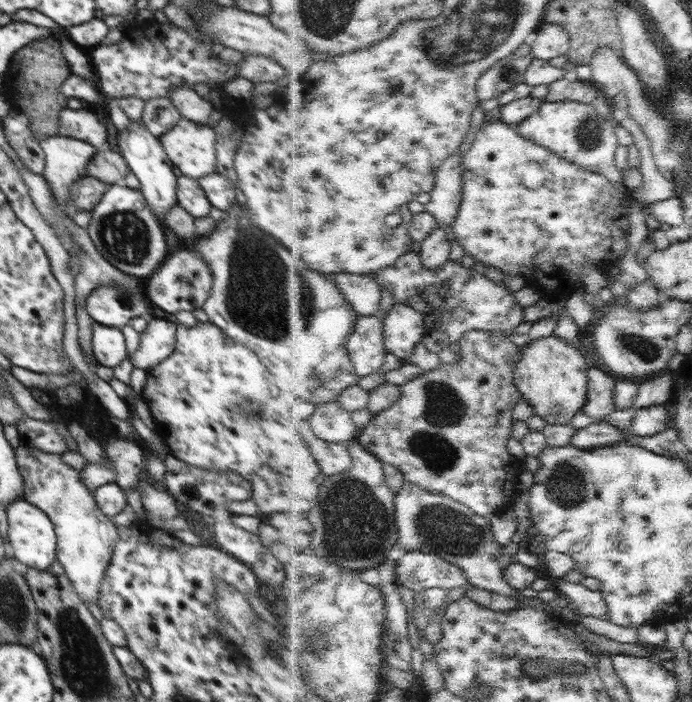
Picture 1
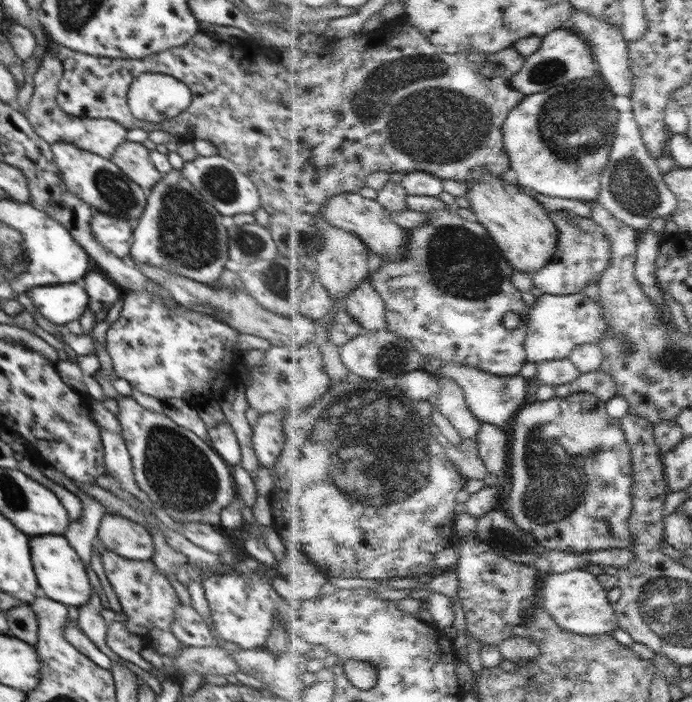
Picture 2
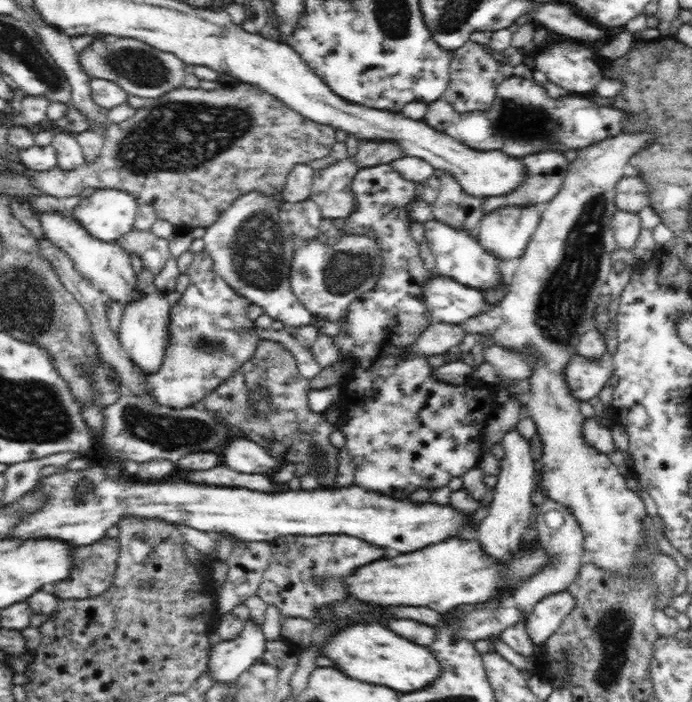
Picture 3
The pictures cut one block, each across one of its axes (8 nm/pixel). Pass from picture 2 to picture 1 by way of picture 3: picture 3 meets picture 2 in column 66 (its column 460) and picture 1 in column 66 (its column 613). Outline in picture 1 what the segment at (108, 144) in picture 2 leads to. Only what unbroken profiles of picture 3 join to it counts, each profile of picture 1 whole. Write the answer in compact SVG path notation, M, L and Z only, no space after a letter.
M64 108L59 112L57 125L58 136L70 136L97 148L106 147L108 138L107 130L100 121L98 114L93 114L85 109L71 110Z

